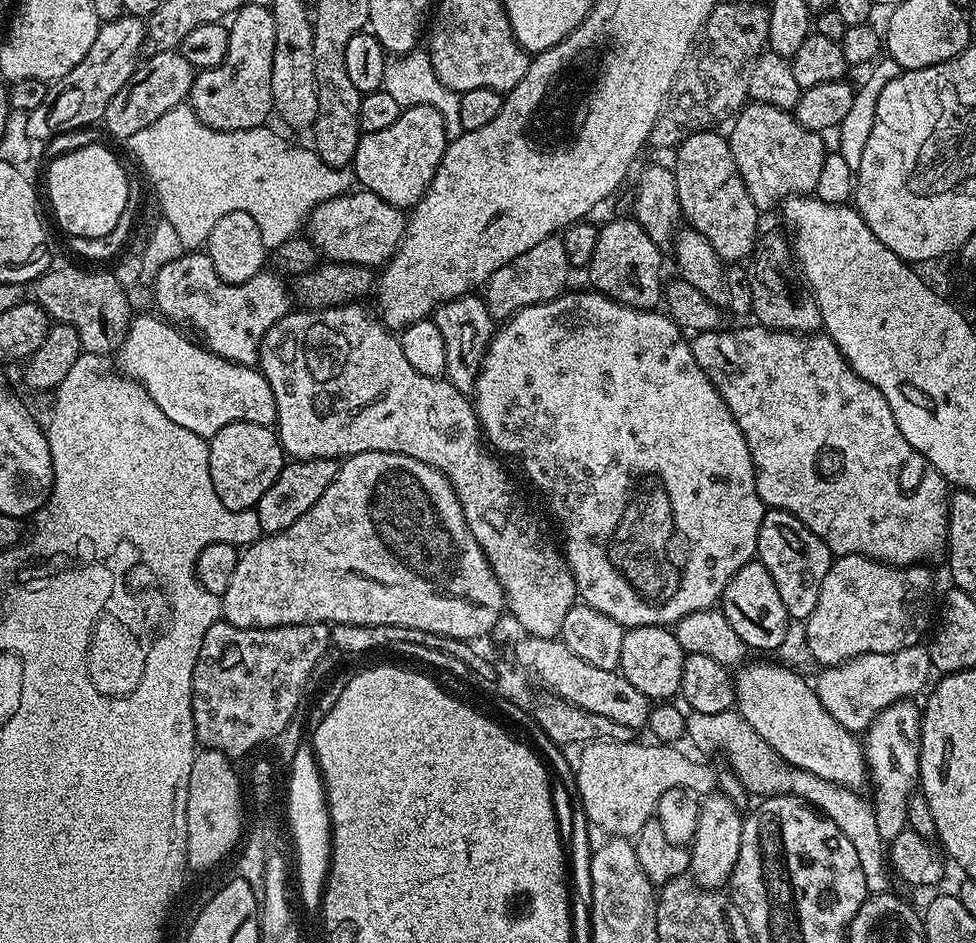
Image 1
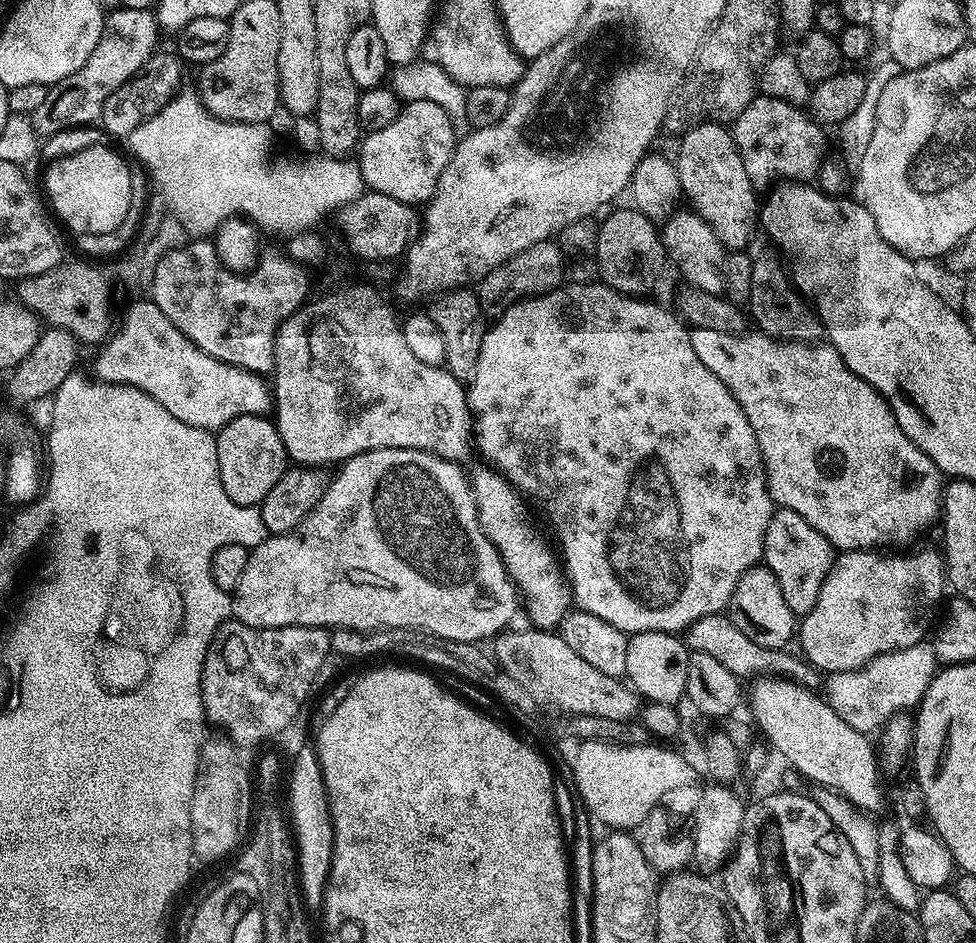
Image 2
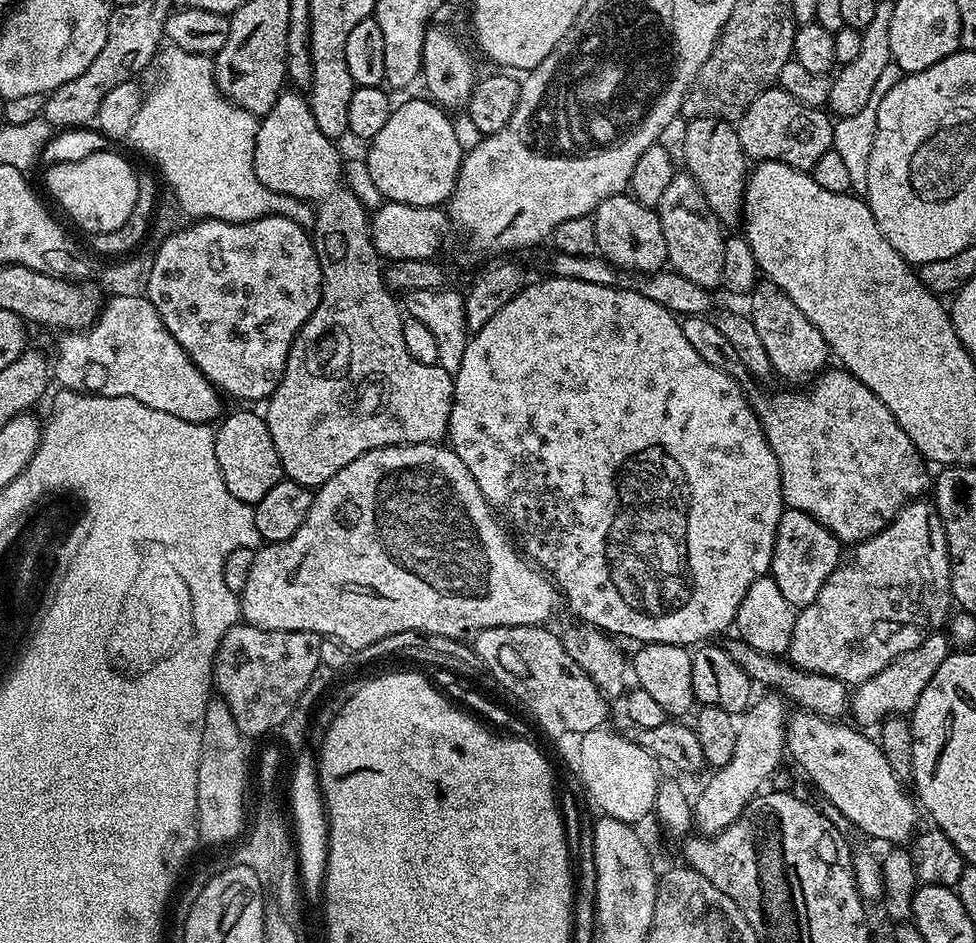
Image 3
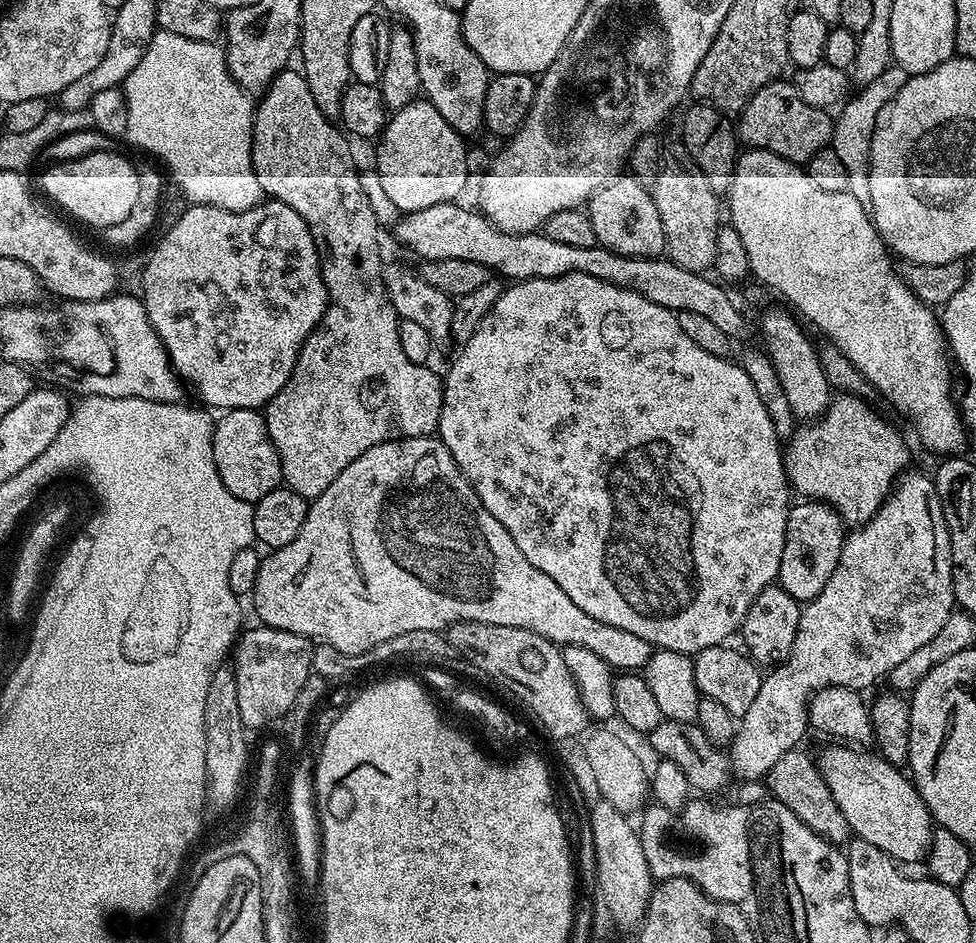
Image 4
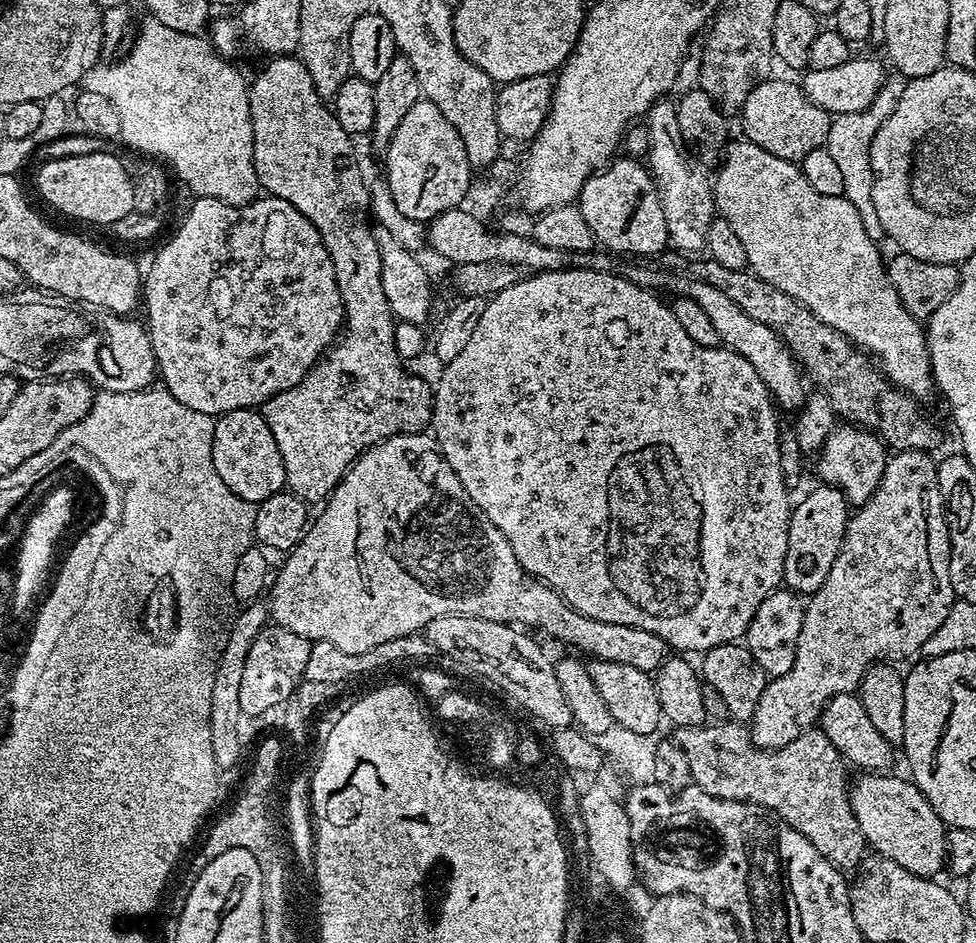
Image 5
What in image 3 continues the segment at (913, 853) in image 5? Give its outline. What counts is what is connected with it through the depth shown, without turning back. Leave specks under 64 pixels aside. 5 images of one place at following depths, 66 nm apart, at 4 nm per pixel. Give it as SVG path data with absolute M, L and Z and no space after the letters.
M803 710L794 712L786 720L787 755L796 759L797 766L816 783L817 790L858 831L876 840L885 840L888 846L907 845L917 831L918 804L909 789L894 778L894 769L886 762L886 754L882 754L879 743L873 737L871 740L863 736L860 733L863 731L851 723L844 724L846 722Z

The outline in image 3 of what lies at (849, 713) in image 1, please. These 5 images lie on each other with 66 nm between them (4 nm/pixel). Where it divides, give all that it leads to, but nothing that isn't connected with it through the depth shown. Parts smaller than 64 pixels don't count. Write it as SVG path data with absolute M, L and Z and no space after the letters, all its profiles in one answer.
M933 630L914 650L906 650L894 662L890 662L874 678L855 685L850 692L850 716L857 725L864 724L879 725L880 721L888 719L889 716L899 716L911 713L915 708L918 698L922 698L922 690L934 678L938 666L950 654L950 641L943 631Z

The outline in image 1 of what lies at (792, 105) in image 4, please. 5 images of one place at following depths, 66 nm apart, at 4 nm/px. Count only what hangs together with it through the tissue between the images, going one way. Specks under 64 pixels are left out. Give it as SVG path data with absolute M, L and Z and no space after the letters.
M763 102L741 108L731 124L728 145L756 209L772 208L776 203L777 207L789 196L815 193L826 155L821 133L799 124L789 109Z

